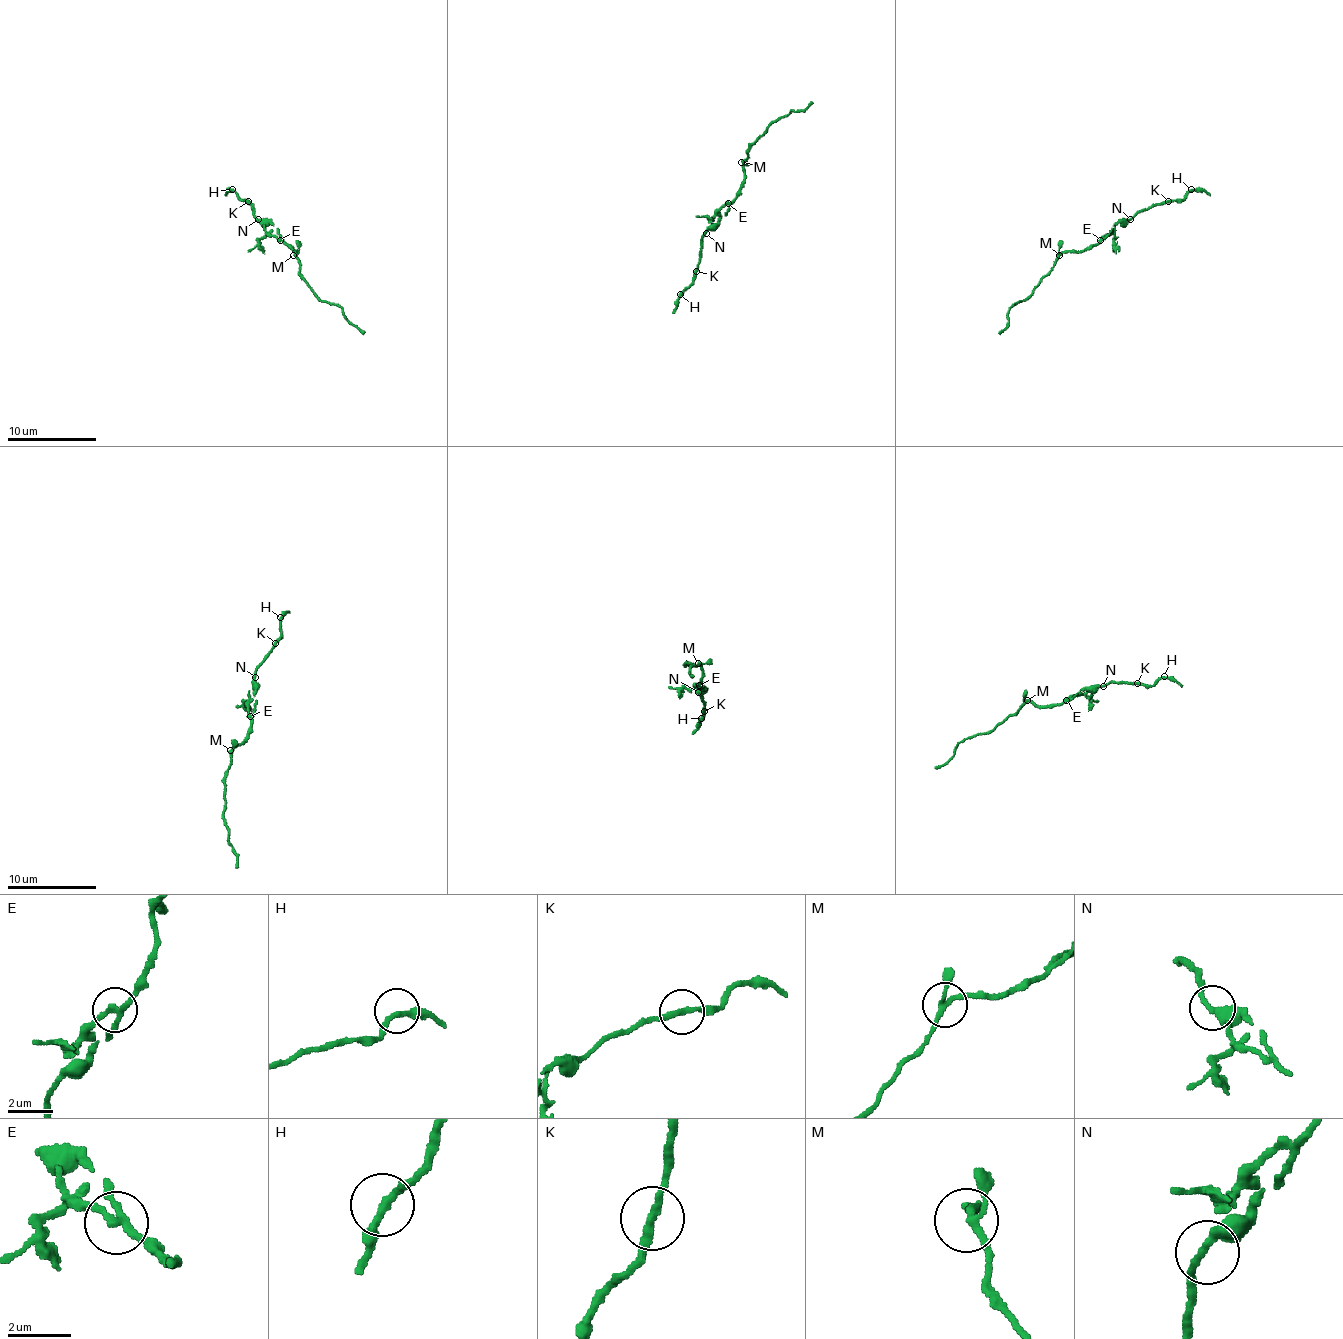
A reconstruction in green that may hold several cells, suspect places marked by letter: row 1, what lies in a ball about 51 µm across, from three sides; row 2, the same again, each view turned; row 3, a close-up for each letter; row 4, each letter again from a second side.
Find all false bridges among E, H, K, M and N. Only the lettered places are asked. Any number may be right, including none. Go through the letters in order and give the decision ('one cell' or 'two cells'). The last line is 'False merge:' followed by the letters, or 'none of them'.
E: two cells
H: one cell
K: one cell
M: one cell
N: one cell
False merge: E

